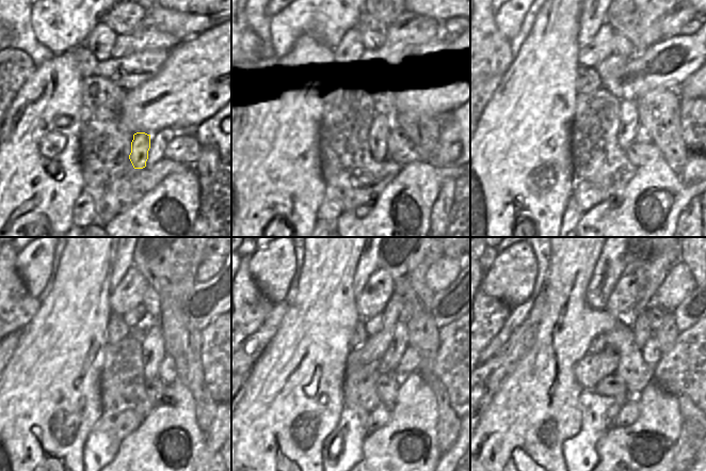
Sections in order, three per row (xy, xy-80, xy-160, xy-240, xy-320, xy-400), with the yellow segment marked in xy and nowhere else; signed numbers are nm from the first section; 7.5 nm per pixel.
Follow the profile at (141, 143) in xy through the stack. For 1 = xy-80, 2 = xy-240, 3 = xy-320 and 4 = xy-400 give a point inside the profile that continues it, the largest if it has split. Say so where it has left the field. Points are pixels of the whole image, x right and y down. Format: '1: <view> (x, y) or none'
1: xy-80 (381, 129)
2: xy-240 (154, 347)
3: xy-320 (400, 342)
4: xy-400 (642, 332)

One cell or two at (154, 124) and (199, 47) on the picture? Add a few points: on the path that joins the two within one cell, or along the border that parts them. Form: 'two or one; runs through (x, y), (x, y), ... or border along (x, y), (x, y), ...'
one; runs through (166, 105), (199, 72), (199, 66)

